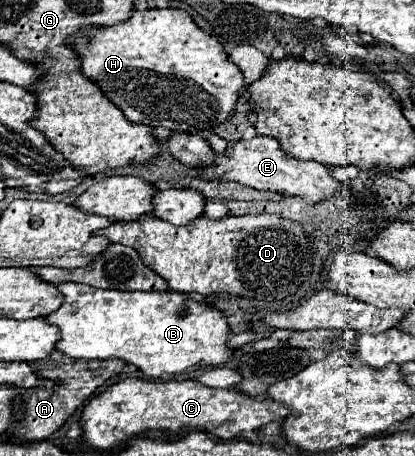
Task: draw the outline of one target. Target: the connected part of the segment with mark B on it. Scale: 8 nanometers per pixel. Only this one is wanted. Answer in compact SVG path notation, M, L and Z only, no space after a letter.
M63 282L63 284L57 284L57 288L65 300L59 310L51 312L43 320L59 328L61 338L55 348L71 358L77 358L77 360L121 358L127 364L135 364L149 378L165 378L189 368L197 370L199 366L223 364L233 354L233 350L225 346L227 334L229 334L229 324L225 316L217 308L209 308L205 302L195 300L195 296L173 292L173 290L165 290L165 292L101 290L85 284L75 284L75 282Z

